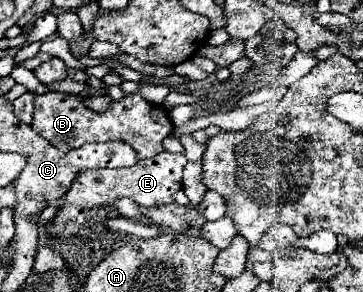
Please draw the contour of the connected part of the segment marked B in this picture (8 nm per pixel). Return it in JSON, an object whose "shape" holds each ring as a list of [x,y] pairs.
{"shape":[[[59,91],[35,95],[35,111],[31,127],[51,145],[63,149],[63,153],[67,153],[67,149],[79,149],[85,143],[105,143],[105,141],[129,143],[135,149],[138,160],[155,157],[161,151],[165,151],[163,139],[171,133],[173,123],[169,119],[169,111],[163,105],[151,105],[141,95],[131,93],[125,95],[121,101],[111,101],[107,111],[97,113],[85,105],[85,99],[77,97],[89,95],[59,93]]]}

